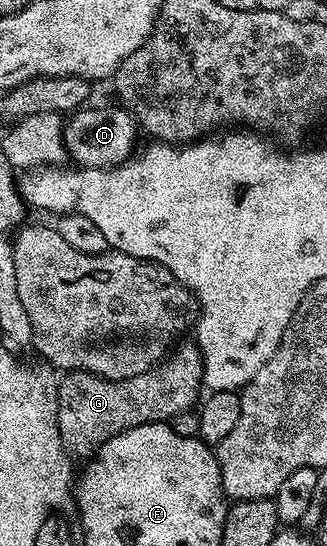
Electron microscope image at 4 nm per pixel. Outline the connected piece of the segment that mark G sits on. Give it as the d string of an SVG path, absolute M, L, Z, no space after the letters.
M193 342L175 346L157 367L131 379L101 379L87 371L63 374L58 385L62 444L71 456L89 460L103 443L122 431L145 423L165 423L187 414L189 407L199 402L203 391L202 354Z

